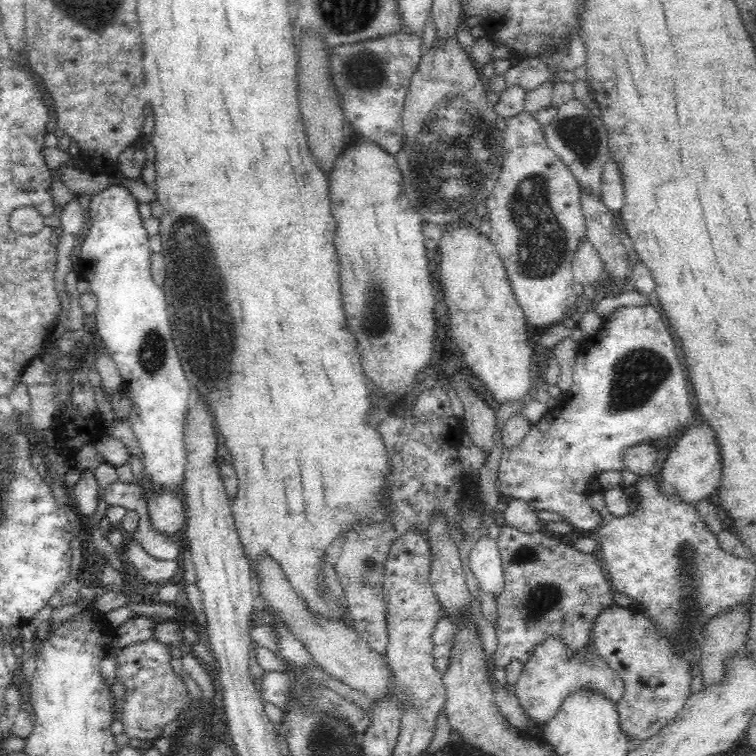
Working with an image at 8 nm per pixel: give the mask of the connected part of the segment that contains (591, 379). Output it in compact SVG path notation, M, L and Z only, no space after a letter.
M652 305L648 306L622 306L614 310L608 318L604 318L602 329L592 337L578 343L578 352L576 353L576 365L573 371L573 383L569 392L558 405L552 409L548 409L538 423L531 426L526 437L520 437L520 444L514 448L504 448L497 478L497 490L500 496L513 496L515 499L526 501L536 511L550 511L564 516L574 528L578 530L593 530L602 522L602 516L590 506L585 500L591 496L589 484L597 480L597 474L603 470L622 471L624 469L624 461L622 461L623 453L629 449L631 445L640 443L651 443L654 440L666 440L672 438L676 432L682 430L682 426L688 424L693 408L690 407L690 398L688 398L688 386L686 385L686 375L684 375L684 366L680 362L678 354L676 354L676 344L672 338L671 328L662 321L661 313Z

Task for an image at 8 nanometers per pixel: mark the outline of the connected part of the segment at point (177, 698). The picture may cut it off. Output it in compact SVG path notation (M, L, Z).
M150 638L126 648L117 649L116 678L124 684L124 704L120 720L129 738L154 740L162 736L162 728L190 710L190 700L182 678L170 667L171 654L166 644Z

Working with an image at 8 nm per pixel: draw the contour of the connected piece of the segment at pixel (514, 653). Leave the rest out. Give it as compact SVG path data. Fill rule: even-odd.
M502 524L496 539L504 572L504 590L495 599L498 620L497 648L491 655L493 668L505 667L514 659L524 664L533 648L548 637L558 637L570 653L590 646L597 614L614 603L612 586L597 550L583 553L554 536L536 531L526 534Z

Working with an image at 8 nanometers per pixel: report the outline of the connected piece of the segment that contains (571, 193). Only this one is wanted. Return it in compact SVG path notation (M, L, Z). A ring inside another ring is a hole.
M524 110L520 114L507 118L506 122L506 129L502 132L502 168L496 186L494 186L494 190L492 190L492 194L490 194L486 205L486 208L488 208L486 219L491 223L489 239L494 245L498 256L502 259L508 280L514 292L514 297L516 297L516 301L518 301L520 308L522 308L524 312L525 320L537 327L550 326L563 321L563 312L566 312L568 303L574 301L574 280L572 273L573 256L574 252L578 250L582 238L587 238L586 221L580 204L580 185L577 183L571 170L562 162L562 159L558 158L558 155L548 146L544 136L543 126L538 123L529 112Z

